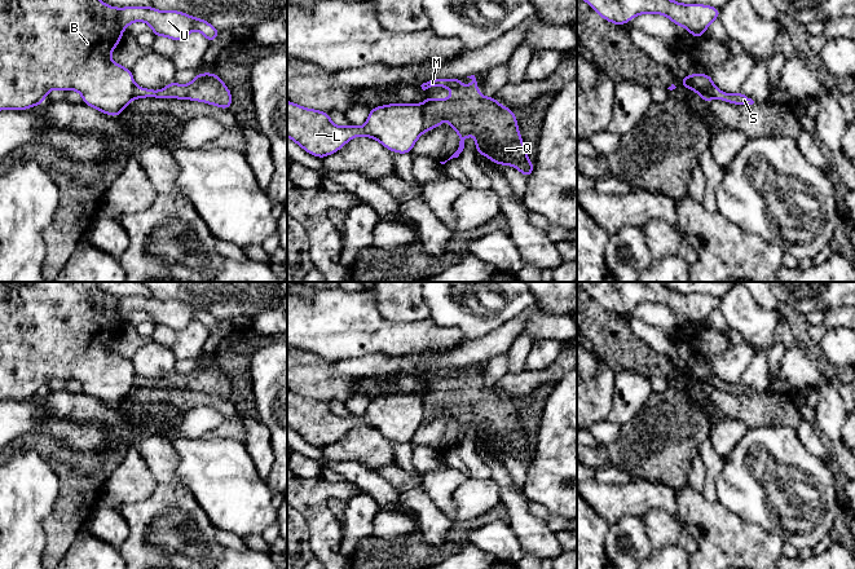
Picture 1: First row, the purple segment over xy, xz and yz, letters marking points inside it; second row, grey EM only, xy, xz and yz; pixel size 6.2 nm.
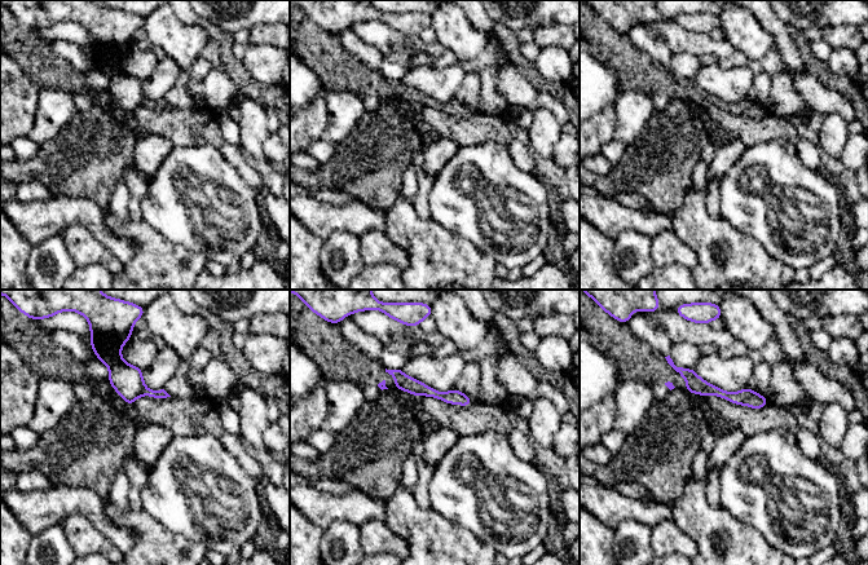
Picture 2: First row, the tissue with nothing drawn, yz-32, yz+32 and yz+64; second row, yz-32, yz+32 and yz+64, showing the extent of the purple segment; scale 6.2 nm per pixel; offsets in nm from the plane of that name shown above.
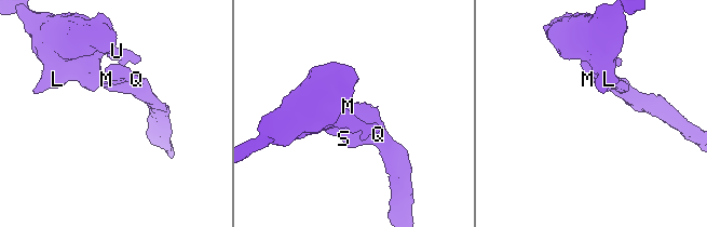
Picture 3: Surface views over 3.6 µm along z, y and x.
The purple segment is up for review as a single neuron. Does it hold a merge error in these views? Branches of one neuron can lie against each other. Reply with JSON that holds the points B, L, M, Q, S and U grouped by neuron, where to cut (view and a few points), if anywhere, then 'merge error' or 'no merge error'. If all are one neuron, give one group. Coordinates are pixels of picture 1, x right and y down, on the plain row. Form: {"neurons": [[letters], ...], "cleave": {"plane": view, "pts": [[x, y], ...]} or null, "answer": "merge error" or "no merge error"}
{"neurons": [["B", "L", "U"], ["M", "Q", "S"]], "cleave": {"plane": "xz", "pts": [[422, 395], [423, 420]]}, "answer": "merge error"}

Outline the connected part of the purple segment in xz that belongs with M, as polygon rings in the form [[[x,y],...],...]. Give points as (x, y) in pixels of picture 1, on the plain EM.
[[[475,365],[467,367],[472,370],[467,378],[462,376],[462,369],[429,369],[420,375],[423,380],[436,375],[454,380],[446,389],[427,385],[423,422],[441,415],[446,409],[460,427],[458,440],[448,450],[458,447],[464,438],[464,428],[473,424],[477,444],[499,455],[515,456],[528,468],[534,453],[528,450],[514,401],[499,394],[495,387],[481,385]]]

